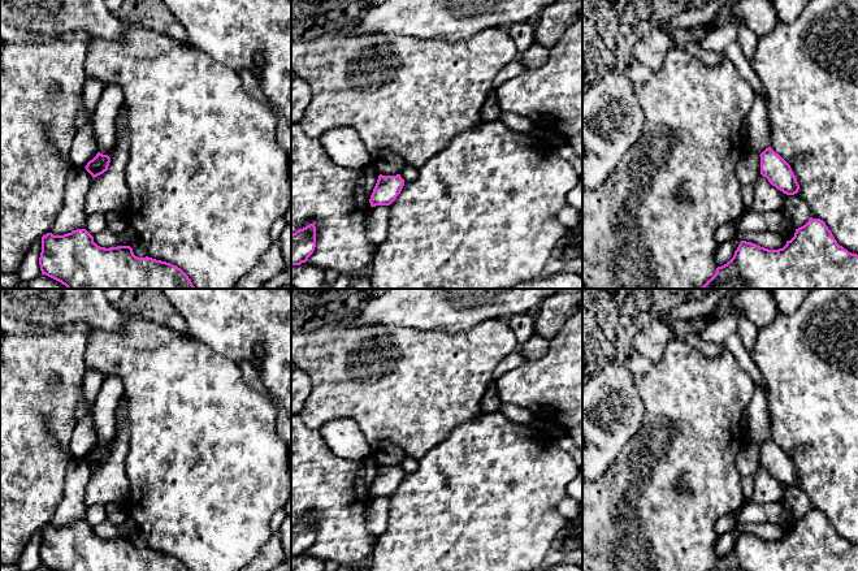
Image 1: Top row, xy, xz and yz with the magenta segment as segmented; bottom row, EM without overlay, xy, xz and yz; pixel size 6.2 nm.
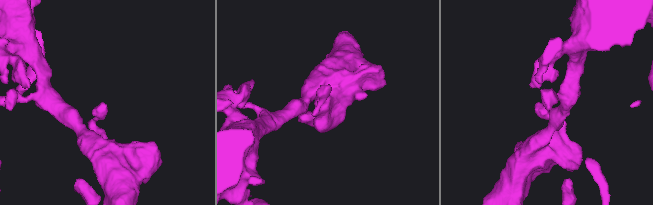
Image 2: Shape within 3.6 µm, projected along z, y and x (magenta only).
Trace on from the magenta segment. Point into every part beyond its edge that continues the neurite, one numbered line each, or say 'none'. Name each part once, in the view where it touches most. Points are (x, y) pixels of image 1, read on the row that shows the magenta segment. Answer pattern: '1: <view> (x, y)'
none

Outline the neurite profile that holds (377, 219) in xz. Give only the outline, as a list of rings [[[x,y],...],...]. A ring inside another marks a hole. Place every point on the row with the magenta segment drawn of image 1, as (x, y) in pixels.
[[[376,206],[369,208],[365,217],[365,226],[367,238],[370,243],[378,246],[385,241],[387,235],[389,221],[389,206]]]

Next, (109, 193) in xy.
[[[122,104],[116,120],[116,147],[109,155],[108,170],[94,178],[86,200],[86,212],[116,212],[125,216],[130,204],[130,190],[126,182],[125,166],[129,160],[127,113]]]

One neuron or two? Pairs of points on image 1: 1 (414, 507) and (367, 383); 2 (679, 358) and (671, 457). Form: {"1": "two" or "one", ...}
{"1": "two", "2": "one"}

